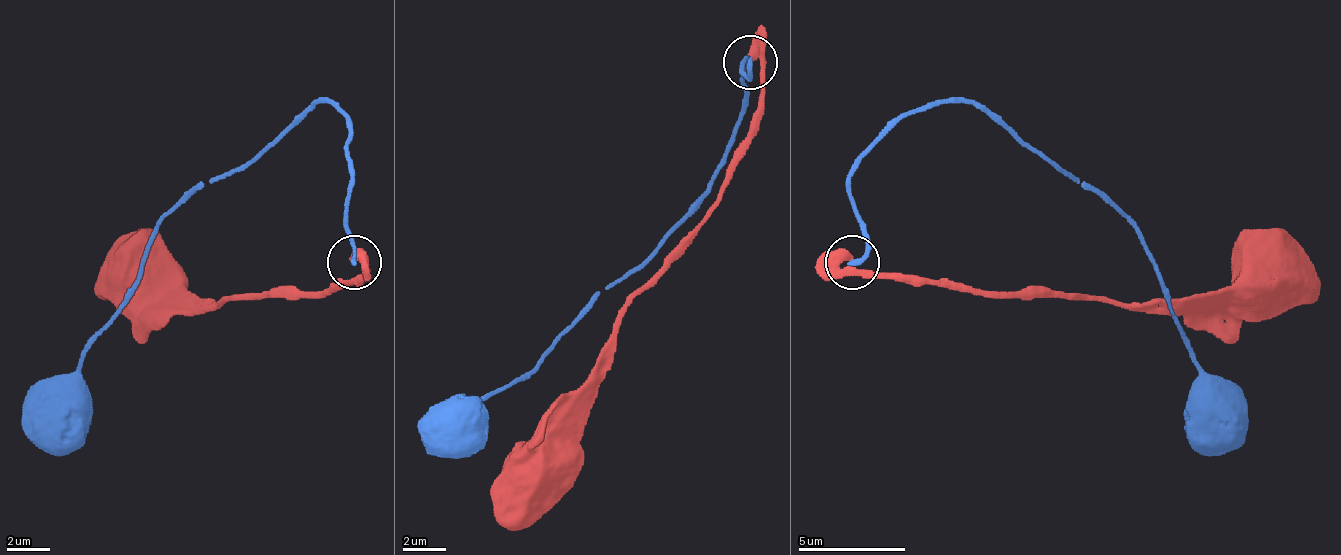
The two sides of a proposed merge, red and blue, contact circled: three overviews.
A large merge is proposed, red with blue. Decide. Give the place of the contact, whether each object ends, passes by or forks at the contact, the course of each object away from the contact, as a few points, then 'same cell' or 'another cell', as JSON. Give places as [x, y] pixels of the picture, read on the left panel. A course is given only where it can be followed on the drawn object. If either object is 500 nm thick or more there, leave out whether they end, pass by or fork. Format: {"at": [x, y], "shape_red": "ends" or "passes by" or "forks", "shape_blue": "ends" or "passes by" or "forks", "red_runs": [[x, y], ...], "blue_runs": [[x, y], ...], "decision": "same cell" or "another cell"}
{"at": [354, 262], "shape_red": "ends", "shape_blue": "ends", "red_runs": [[353, 258], [364, 268], [364, 274], [337, 290], [229, 295], [218, 306], [191, 295], [170, 295], [143, 268]], "blue_runs": [[353, 263], [353, 171], [342, 112], [315, 101], [153, 231], [126, 306], [83, 355], [78, 382], [56, 409]], "decision": "another cell"}

